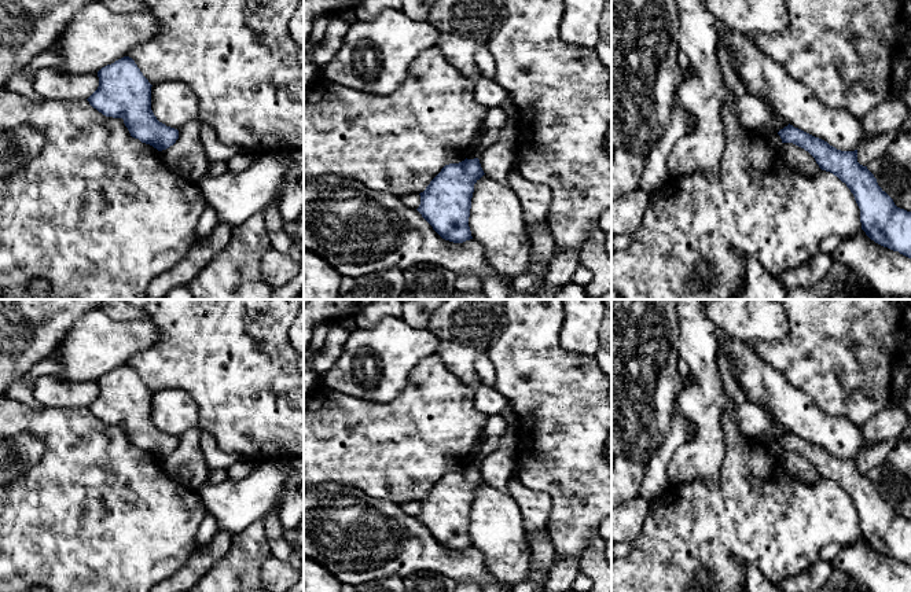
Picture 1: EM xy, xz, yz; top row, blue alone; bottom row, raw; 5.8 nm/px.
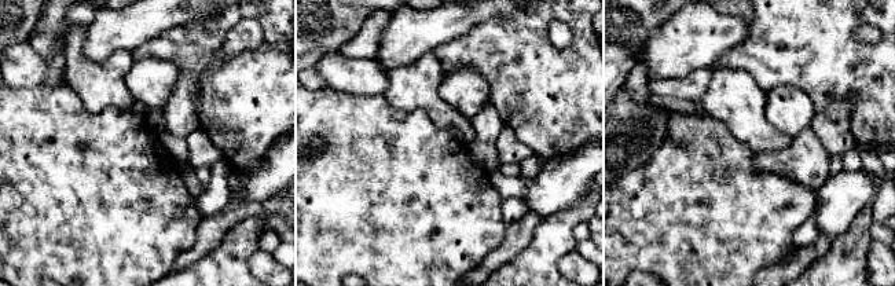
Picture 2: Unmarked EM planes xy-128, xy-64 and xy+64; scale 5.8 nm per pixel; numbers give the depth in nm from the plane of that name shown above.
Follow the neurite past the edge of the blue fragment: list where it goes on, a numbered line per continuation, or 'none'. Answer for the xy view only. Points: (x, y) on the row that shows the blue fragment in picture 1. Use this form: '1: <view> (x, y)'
none

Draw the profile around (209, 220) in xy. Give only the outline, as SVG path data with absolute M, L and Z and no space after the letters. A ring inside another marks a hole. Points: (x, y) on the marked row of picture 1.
M207 205L196 225L196 242L209 236L218 224L220 220L216 210Z

